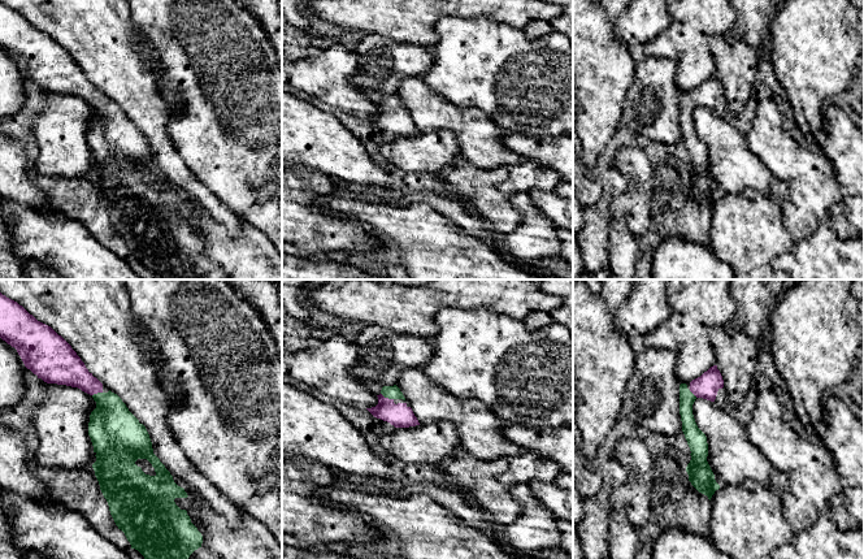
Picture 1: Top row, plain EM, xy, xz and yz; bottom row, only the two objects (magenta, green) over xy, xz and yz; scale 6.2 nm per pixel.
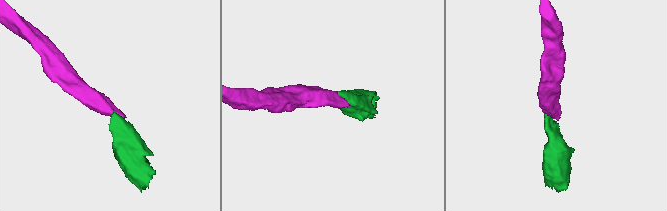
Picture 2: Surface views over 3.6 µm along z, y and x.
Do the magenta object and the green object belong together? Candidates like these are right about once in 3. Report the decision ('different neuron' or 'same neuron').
same neuron

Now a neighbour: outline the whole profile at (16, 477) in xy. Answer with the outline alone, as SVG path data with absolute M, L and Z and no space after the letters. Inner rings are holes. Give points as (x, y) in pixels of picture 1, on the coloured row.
M0 421L0 559L22 559L22 550L13 542L4 493L53 503L49 489L31 472L26 463L27 446L25 437Z

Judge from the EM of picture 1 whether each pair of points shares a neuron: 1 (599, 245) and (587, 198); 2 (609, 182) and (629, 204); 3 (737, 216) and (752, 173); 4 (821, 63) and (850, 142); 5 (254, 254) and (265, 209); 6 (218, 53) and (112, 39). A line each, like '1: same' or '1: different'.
1: different
2: different
3: different
4: different
5: different
6: different

